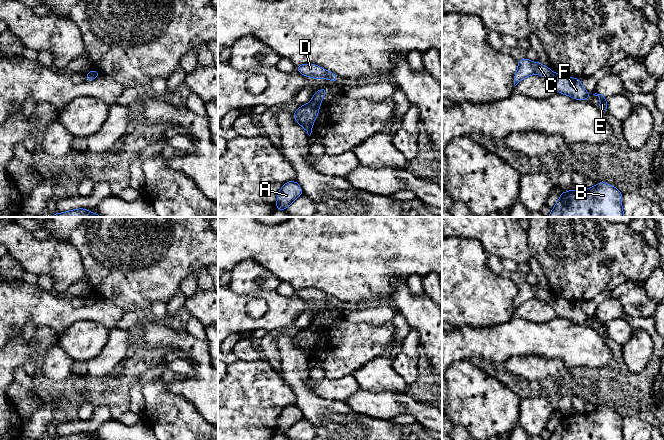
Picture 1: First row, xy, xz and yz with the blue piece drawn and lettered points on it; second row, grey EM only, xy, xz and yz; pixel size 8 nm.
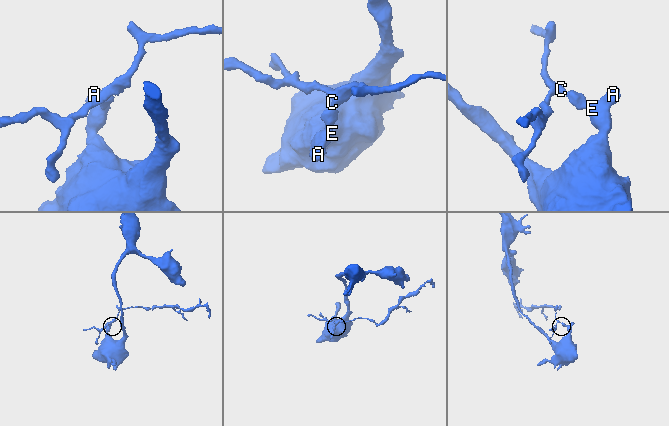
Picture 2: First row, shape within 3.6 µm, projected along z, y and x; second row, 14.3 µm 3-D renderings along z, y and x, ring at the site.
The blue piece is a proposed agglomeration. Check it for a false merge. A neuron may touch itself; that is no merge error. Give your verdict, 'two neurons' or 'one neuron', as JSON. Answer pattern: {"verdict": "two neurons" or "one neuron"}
{"verdict": "two neurons"}

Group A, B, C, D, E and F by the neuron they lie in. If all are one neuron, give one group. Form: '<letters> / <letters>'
A B E F / C D

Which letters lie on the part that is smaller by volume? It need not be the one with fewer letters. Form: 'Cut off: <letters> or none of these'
Cut off: C, D

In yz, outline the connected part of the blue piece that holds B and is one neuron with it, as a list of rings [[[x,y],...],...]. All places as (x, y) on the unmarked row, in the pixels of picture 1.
[[[599,406],[590,413],[561,416],[549,440],[624,440],[622,420],[618,412]]]

